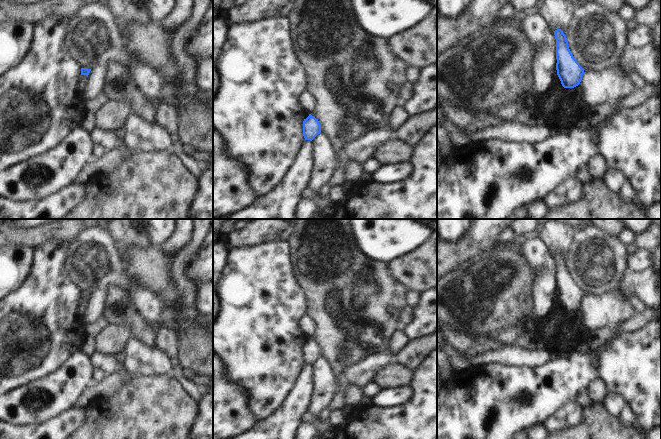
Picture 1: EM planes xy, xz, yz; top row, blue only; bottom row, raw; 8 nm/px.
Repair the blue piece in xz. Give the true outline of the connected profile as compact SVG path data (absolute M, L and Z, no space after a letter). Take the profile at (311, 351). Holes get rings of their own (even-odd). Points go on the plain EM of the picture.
M309 340L303 345L303 360L305 364L312 365L318 358L321 357L321 349L314 340Z

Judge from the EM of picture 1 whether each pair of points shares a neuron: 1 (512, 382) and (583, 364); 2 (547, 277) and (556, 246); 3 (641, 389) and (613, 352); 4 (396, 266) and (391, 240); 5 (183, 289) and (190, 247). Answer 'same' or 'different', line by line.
1: same
2: different
3: same
4: different
5: same

